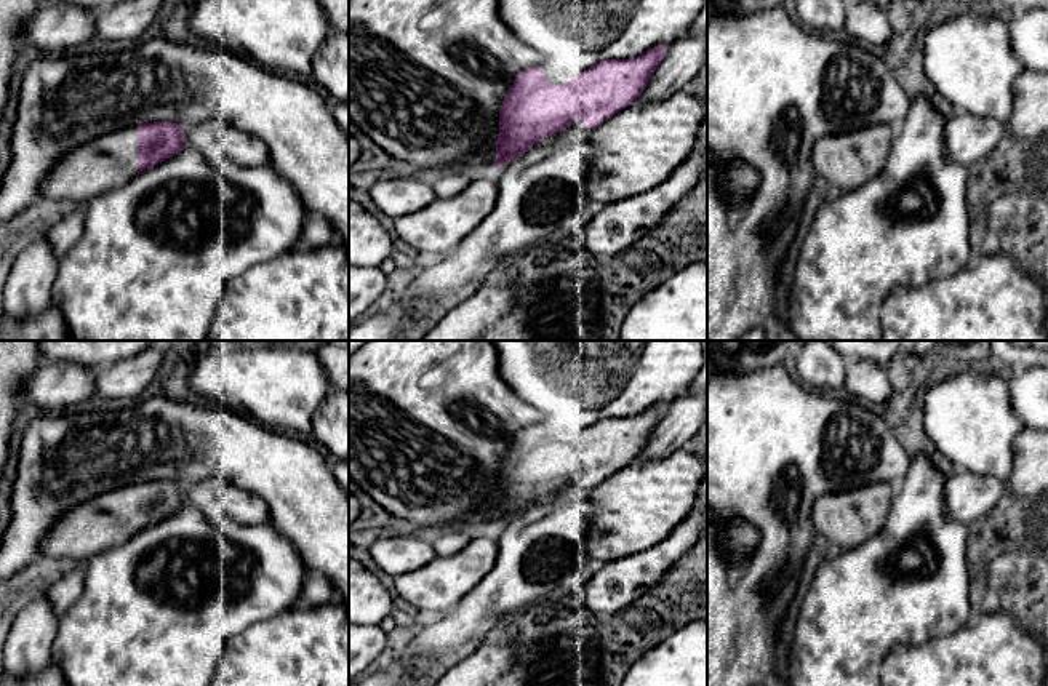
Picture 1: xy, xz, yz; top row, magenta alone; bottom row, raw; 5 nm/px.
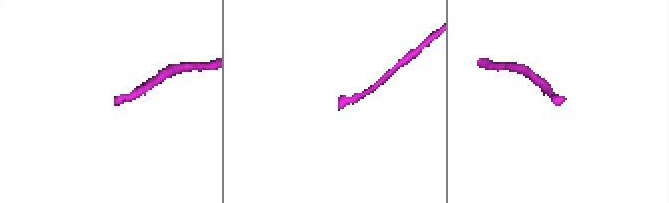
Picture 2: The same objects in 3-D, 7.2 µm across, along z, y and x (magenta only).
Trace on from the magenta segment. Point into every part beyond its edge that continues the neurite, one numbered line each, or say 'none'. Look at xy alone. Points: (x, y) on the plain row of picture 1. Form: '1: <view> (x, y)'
1: xy (108, 520)

